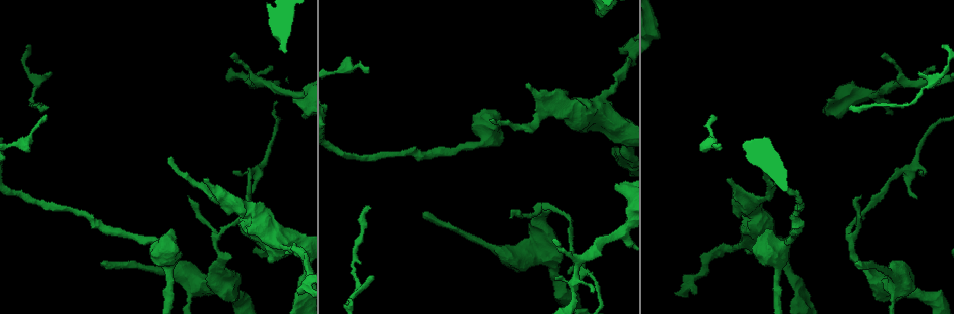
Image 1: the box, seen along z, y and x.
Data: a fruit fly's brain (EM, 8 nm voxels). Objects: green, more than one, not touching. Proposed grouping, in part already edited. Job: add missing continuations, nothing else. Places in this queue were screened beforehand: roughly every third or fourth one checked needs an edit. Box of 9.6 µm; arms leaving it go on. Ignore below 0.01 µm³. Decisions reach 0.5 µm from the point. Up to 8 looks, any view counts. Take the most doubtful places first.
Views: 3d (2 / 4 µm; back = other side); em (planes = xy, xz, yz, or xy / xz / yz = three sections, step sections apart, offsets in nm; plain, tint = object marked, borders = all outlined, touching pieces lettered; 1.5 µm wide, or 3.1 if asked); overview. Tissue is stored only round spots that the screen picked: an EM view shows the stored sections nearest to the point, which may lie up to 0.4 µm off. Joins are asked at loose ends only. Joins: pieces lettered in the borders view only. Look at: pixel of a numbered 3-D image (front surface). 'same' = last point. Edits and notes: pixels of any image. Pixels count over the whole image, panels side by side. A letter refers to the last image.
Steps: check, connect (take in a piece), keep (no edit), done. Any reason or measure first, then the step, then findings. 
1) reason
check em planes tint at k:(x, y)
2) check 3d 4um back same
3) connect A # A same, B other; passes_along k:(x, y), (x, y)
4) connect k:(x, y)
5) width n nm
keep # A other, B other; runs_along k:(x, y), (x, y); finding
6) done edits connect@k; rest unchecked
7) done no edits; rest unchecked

free end
check 3d 2um at 1:(859, 263)

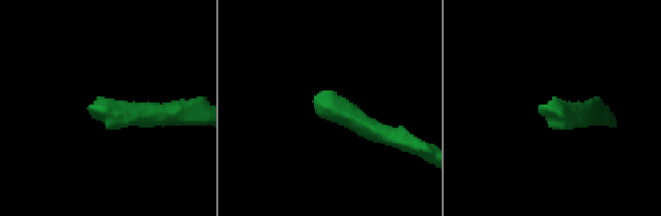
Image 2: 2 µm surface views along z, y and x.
now the EM
check em planes borders at 2:(550, 109)

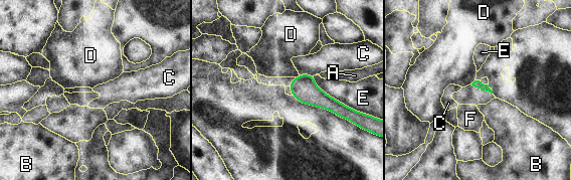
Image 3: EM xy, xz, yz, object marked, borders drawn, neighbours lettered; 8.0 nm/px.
keep # A other, B other, C other, D other, E other, F other; border 3:(313, 76), (328, 95), (371, 116); none of them fits

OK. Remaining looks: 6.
tapers out
check 3d 2um at 1:(914, 197)

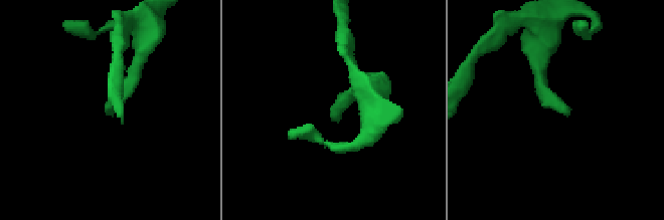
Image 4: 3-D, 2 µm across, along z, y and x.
check em planes borders at 4:(332, 119)

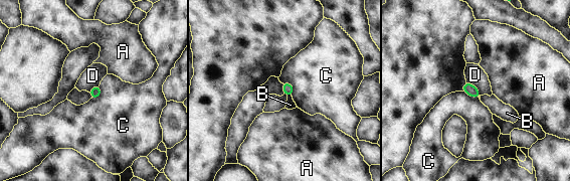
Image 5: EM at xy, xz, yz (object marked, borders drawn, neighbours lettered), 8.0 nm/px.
keep # A other, B other, C other, D other; border 5:(466, 80), (472, 83), (481, 95); no lettered piece goes on from it

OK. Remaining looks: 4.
branch stops here
check 3d 2um at 1:(26, 47)

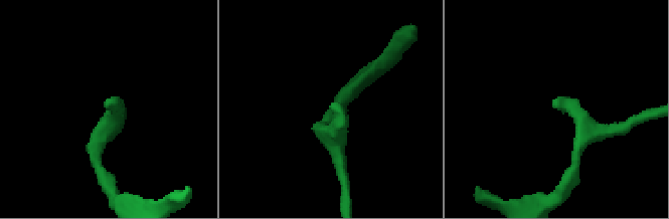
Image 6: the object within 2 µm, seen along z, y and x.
check em planes borders at 6:(108, 102)

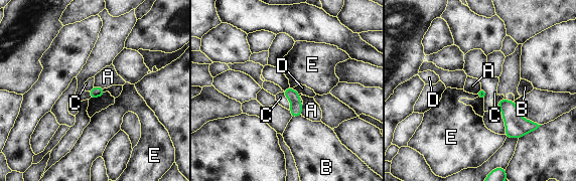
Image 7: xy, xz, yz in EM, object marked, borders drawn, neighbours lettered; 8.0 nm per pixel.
longest_contact C 170 nm
keep # A other, B other, C other, D other, E other; no lettered piece goes on from it

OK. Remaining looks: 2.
thin end
check em planes tint at 1:(231, 55)

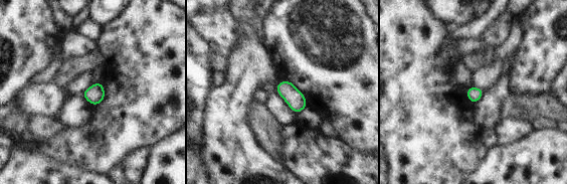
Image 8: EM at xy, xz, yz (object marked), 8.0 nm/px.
see the neighbours
check em planes borders same

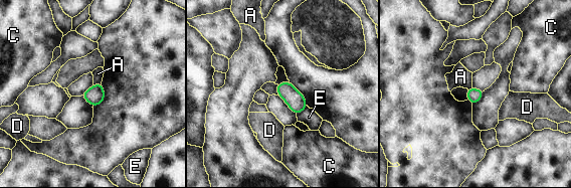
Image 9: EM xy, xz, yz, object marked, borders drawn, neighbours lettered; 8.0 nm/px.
width 110 nm
keep # A other, C other, D other, E other; border 9:(101, 82), (93, 84); no lettered piece goes on from it

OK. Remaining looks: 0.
done no edits; rest unchecked

